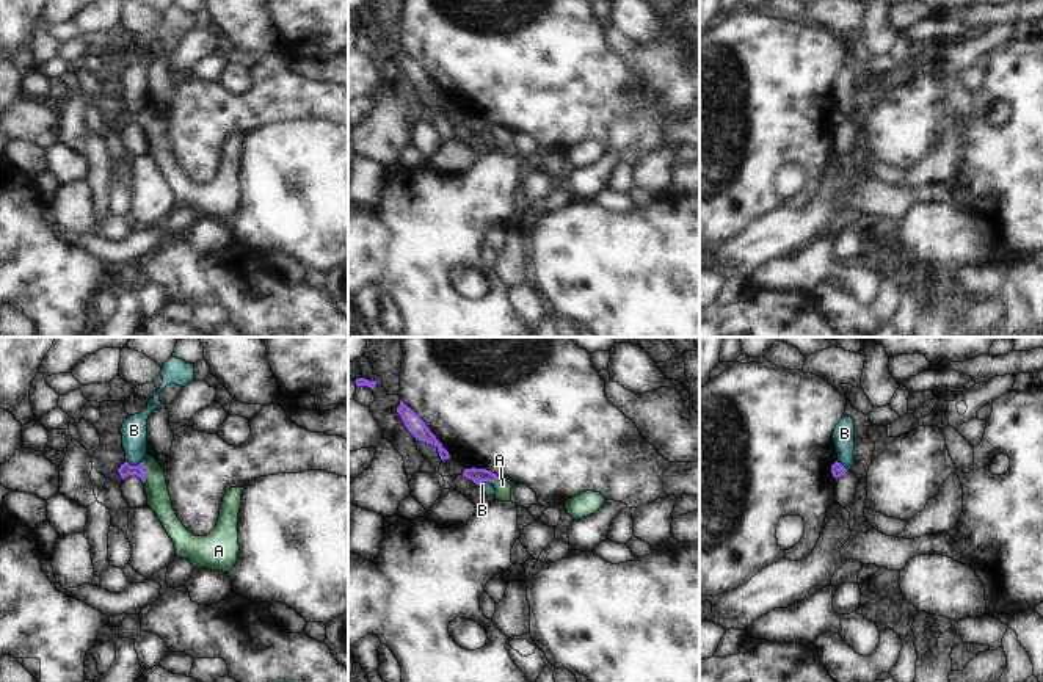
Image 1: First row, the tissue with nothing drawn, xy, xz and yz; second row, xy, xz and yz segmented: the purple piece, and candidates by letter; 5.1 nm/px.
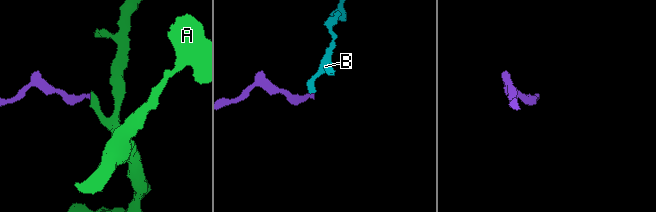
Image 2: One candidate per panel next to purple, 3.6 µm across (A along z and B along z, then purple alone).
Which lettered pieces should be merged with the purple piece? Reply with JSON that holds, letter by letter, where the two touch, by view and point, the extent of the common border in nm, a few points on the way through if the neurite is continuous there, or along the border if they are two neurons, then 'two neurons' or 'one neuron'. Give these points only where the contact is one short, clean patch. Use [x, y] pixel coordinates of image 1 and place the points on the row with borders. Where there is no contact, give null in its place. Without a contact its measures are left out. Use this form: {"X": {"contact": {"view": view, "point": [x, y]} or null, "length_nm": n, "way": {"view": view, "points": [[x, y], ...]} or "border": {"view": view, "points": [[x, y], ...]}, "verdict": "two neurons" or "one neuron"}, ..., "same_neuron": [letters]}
{"A": {"contact": {"view": "xy", "point": [145, 472]}, "length_nm": 110, "way": {"view": "xy", "points": [[126, 469], [145, 472], [154, 482], [159, 500]]}, "verdict": "one neuron"}, "B": {"contact": {"view": "xy", "point": [135, 466]}, "length_nm": 100, "border": {"view": "xy", "points": [[126, 460], [130, 464], [143, 461]]}, "verdict": "two neurons"}, "same_neuron": ["A"]}

